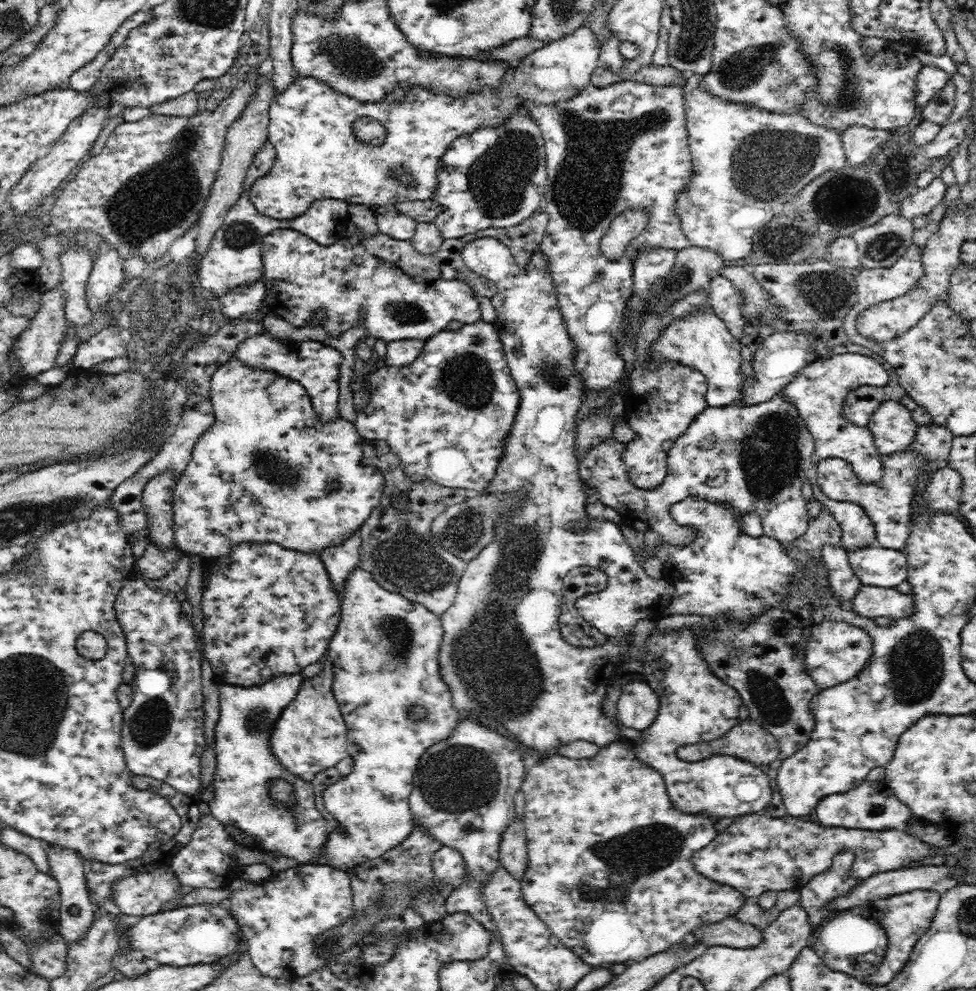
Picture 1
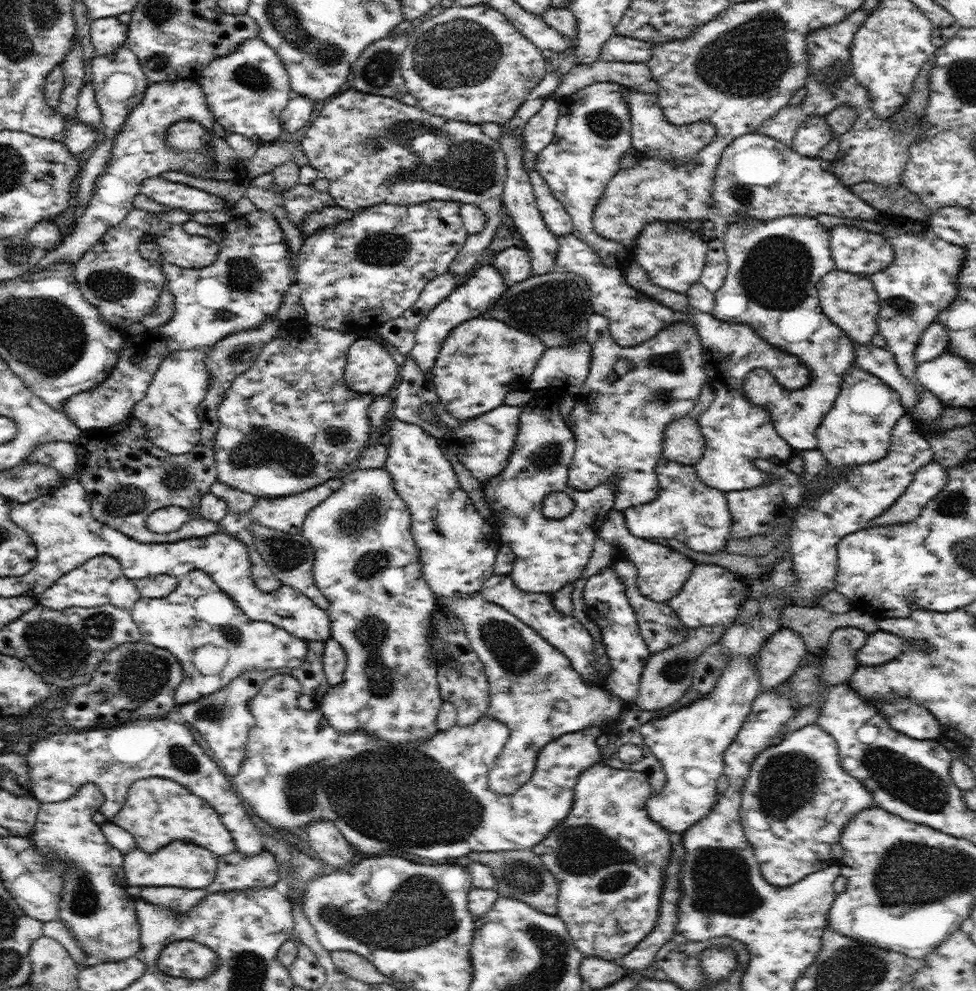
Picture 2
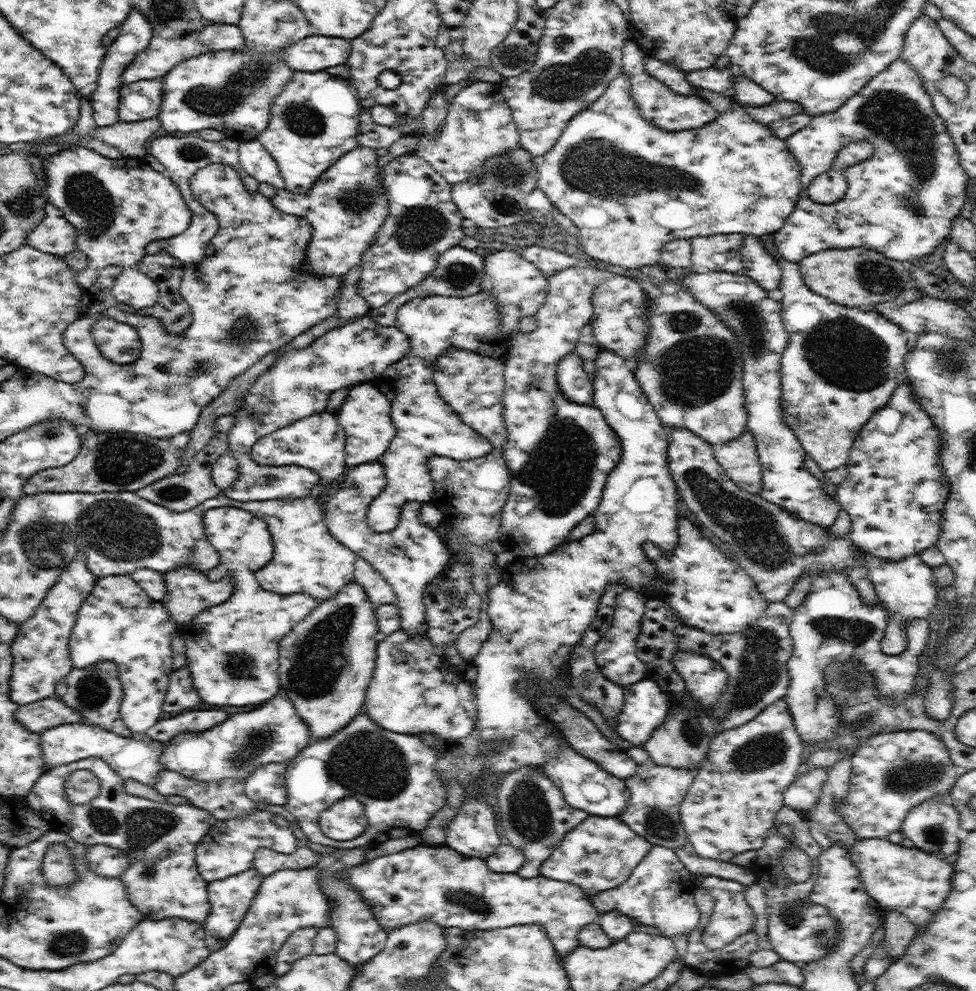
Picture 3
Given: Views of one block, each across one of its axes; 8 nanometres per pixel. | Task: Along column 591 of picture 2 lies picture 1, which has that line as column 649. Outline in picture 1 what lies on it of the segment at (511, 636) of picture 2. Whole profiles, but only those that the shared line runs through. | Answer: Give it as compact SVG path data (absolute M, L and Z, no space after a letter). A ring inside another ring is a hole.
M633 677L621 685L616 713L624 727L644 731L654 723L658 708L660 699L646 680Z

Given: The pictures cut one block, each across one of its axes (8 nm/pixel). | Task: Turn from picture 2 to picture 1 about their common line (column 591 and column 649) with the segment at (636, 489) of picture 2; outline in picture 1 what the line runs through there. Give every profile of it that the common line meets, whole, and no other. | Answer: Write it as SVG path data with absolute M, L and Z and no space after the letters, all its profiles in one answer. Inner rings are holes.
M696 290L696 292L690 292L686 298L672 304L662 314L642 316L640 332L636 338L638 356L630 376L630 391L623 396L625 410L622 414L626 423L630 424L630 429L634 430L634 440L625 445L622 459L626 463L630 483L635 487L658 488L658 484L662 484L668 472L667 452L673 447L676 439L687 431L689 424L704 408L708 407L705 401L707 380L700 371L667 360L653 360L649 356L649 346L658 338L658 335L661 335L663 328L685 314L704 307L711 308L708 298L708 291Z

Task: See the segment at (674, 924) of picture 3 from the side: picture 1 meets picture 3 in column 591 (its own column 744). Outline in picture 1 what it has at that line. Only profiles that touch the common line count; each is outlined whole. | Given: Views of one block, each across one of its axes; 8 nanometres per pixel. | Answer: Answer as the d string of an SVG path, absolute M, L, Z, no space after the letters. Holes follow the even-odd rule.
M616 740L608 746L600 748L594 758L566 758L560 754L550 756L543 762L537 762L525 774L521 790L525 794L525 810L523 823L527 836L528 865L526 874L521 880L521 889L526 903L546 923L552 934L570 948L574 954L590 965L590 968L608 966L610 963L640 962L650 956L657 955L674 948L686 935L702 923L717 923L726 917L735 917L738 909L749 898L731 886L710 880L698 873L692 863L692 855L716 838L715 818L712 818L712 836L696 836L696 828L700 828L700 815L687 815L680 812L670 800L662 775L651 766L640 762L632 747L624 740Z

